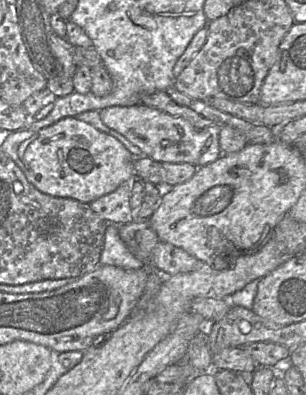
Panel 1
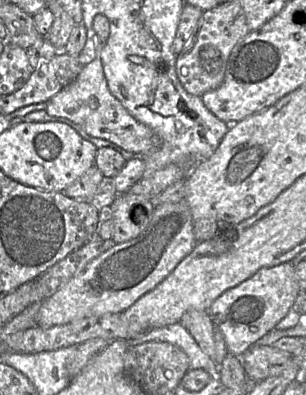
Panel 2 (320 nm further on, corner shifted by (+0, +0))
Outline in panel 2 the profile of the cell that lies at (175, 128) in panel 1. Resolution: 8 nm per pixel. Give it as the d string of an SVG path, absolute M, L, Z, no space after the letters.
M93 60L83 66L78 76L47 101L46 110L50 116L63 117L79 125L88 135L110 141L135 154L143 155L157 145L157 136L153 130L137 121L110 92L104 75L101 61Z

